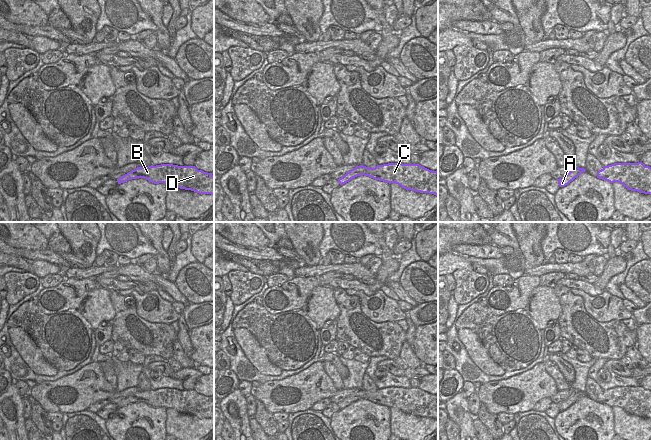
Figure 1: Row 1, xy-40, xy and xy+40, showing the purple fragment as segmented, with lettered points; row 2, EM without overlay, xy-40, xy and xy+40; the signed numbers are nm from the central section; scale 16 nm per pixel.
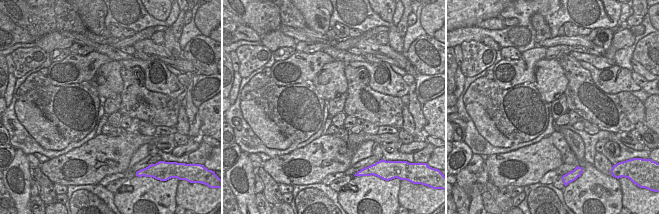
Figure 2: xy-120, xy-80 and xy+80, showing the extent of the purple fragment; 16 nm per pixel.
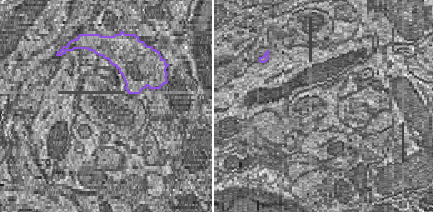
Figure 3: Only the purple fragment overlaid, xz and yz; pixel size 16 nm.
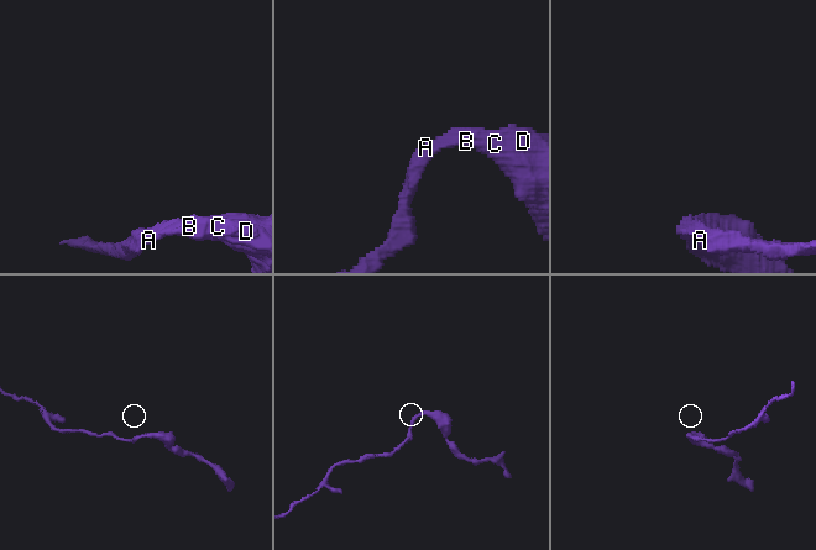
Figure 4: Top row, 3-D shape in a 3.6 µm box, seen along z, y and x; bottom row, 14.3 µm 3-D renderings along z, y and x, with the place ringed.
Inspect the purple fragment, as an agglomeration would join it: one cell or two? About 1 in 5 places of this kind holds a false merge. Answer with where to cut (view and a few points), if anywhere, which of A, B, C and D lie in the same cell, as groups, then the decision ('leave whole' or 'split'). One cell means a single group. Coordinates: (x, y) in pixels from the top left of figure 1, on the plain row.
cut none; groups A B C D; leave whole

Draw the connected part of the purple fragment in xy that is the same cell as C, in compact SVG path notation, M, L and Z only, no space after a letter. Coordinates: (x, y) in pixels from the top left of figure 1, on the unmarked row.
M388 387L375 392L360 389L339 402L338 406L343 409L361 399L389 408L396 407L406 414L438 420L438 396L419 388Z

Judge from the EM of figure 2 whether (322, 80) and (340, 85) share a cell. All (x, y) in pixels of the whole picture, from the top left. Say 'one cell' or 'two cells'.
one cell

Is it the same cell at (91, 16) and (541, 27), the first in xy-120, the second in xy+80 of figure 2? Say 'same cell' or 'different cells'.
same cell

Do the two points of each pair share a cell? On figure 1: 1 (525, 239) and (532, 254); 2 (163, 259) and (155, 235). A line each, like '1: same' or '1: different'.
1: same
2: same

